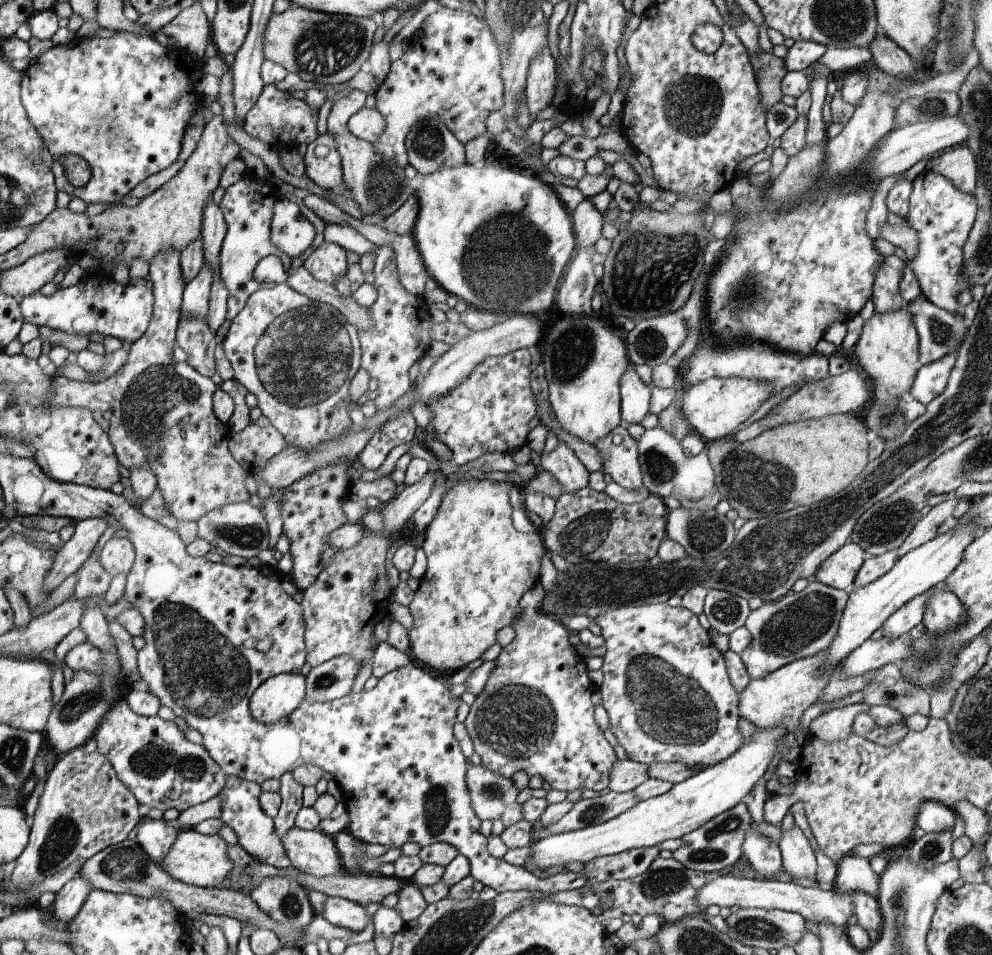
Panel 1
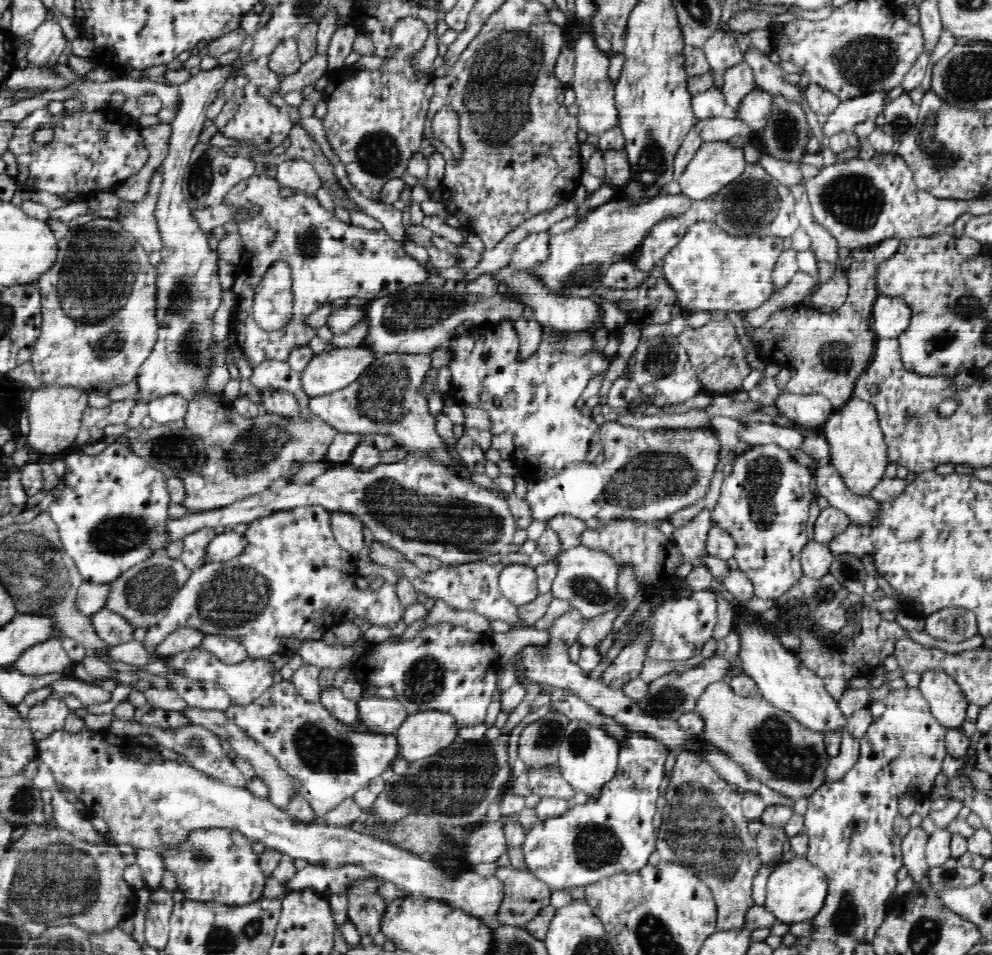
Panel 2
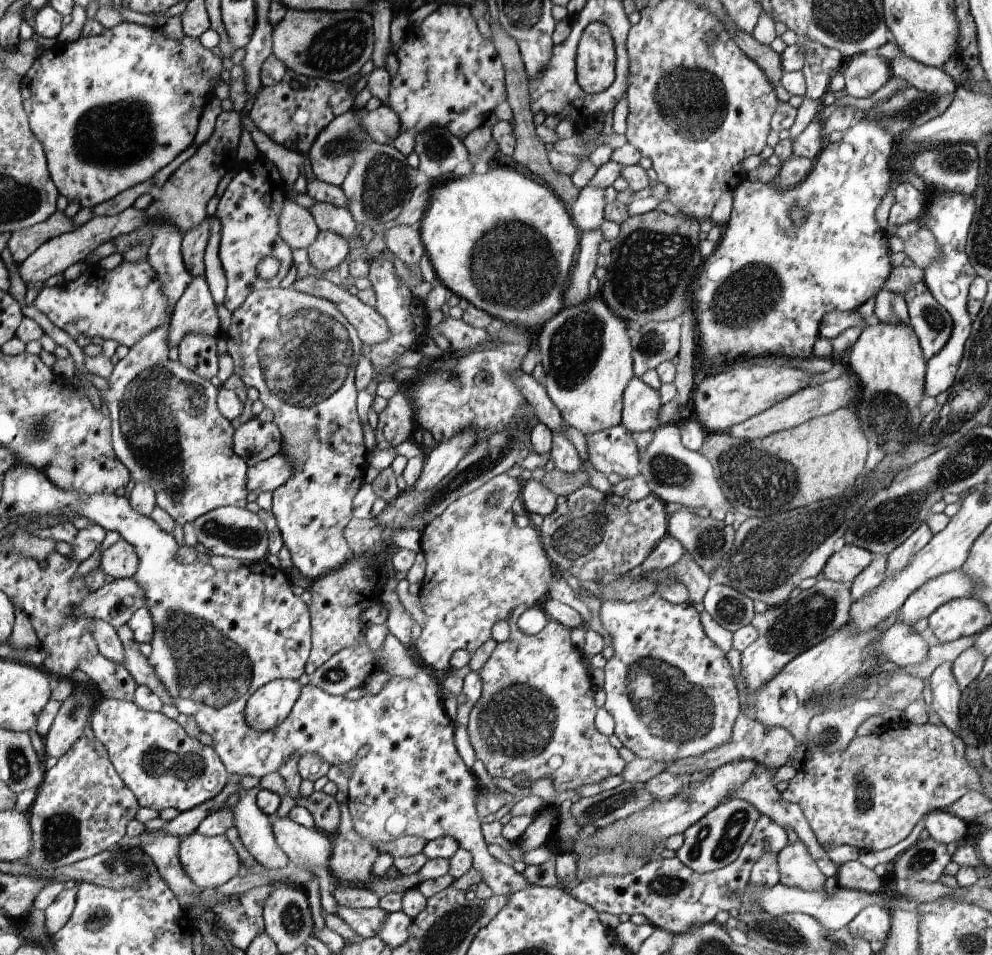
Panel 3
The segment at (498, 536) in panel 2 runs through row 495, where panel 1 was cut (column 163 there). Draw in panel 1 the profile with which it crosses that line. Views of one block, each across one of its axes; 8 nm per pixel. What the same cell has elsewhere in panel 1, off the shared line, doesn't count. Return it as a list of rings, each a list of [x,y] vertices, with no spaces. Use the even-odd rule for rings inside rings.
[[[167,251],[150,264],[149,280],[154,291],[154,316],[143,337],[134,341],[128,350],[126,364],[102,383],[76,381],[56,375],[46,390],[42,406],[50,409],[82,407],[103,413],[108,418],[109,434],[120,463],[128,471],[133,467],[150,467],[156,474],[157,488],[160,488],[169,512],[179,520],[198,521],[210,510],[226,504],[249,501],[251,496],[245,486],[245,480],[249,476],[246,468],[228,452],[229,428],[215,416],[216,384],[210,378],[200,375],[187,362],[174,360],[173,350],[178,342],[184,290],[180,256],[175,251]]]

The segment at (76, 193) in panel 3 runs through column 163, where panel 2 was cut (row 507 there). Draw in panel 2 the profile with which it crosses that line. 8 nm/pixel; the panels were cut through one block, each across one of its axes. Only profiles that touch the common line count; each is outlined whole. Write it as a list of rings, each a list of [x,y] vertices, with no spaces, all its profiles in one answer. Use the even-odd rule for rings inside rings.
[[[117,440],[98,455],[80,454],[80,449],[75,448],[63,461],[68,467],[68,472],[62,478],[62,482],[51,489],[40,504],[18,514],[15,523],[26,524],[36,516],[48,512],[59,529],[64,551],[74,560],[86,583],[110,584],[132,566],[141,564],[155,554],[164,553],[166,548],[171,546],[173,540],[167,532],[170,520],[168,505],[171,503],[169,490],[166,487],[169,472],[154,467]]]

